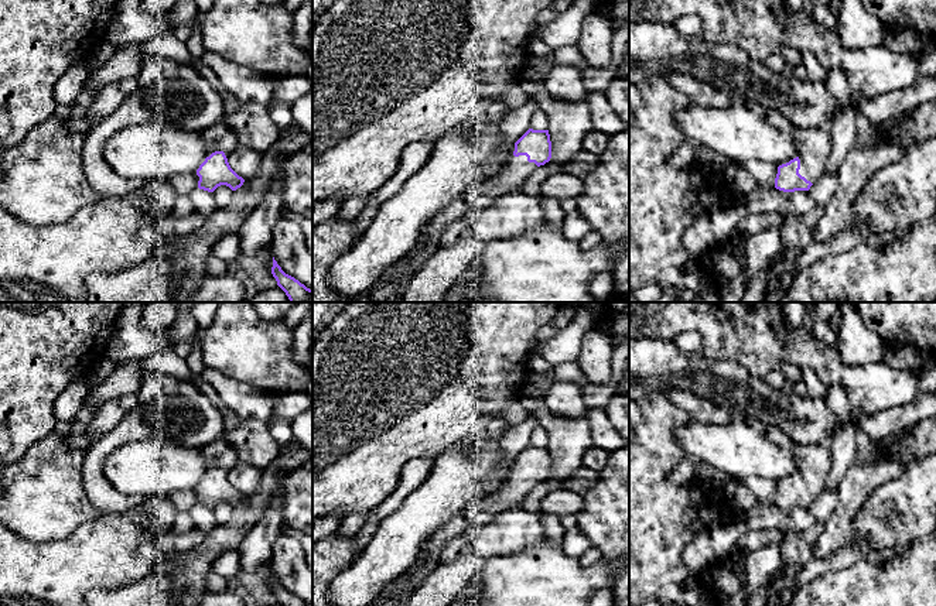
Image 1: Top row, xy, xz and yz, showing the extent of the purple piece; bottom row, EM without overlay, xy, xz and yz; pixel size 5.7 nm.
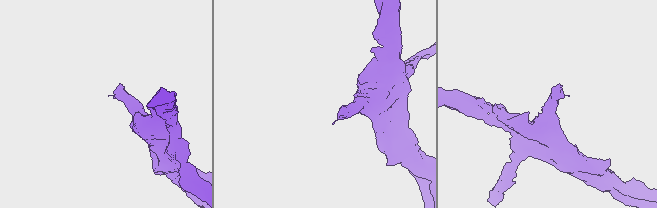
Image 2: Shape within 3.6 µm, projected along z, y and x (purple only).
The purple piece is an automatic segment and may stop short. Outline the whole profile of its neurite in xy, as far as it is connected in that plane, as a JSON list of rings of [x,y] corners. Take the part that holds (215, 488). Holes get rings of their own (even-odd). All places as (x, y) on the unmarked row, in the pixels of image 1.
[[[219,438],[202,446],[201,451],[208,465],[208,473],[194,490],[198,504],[208,509],[213,509],[221,501],[226,501],[232,507],[240,504],[245,496],[228,479],[238,463],[233,448],[223,438]]]

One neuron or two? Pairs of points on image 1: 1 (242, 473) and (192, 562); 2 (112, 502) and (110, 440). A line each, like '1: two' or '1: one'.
1: two
2: one

